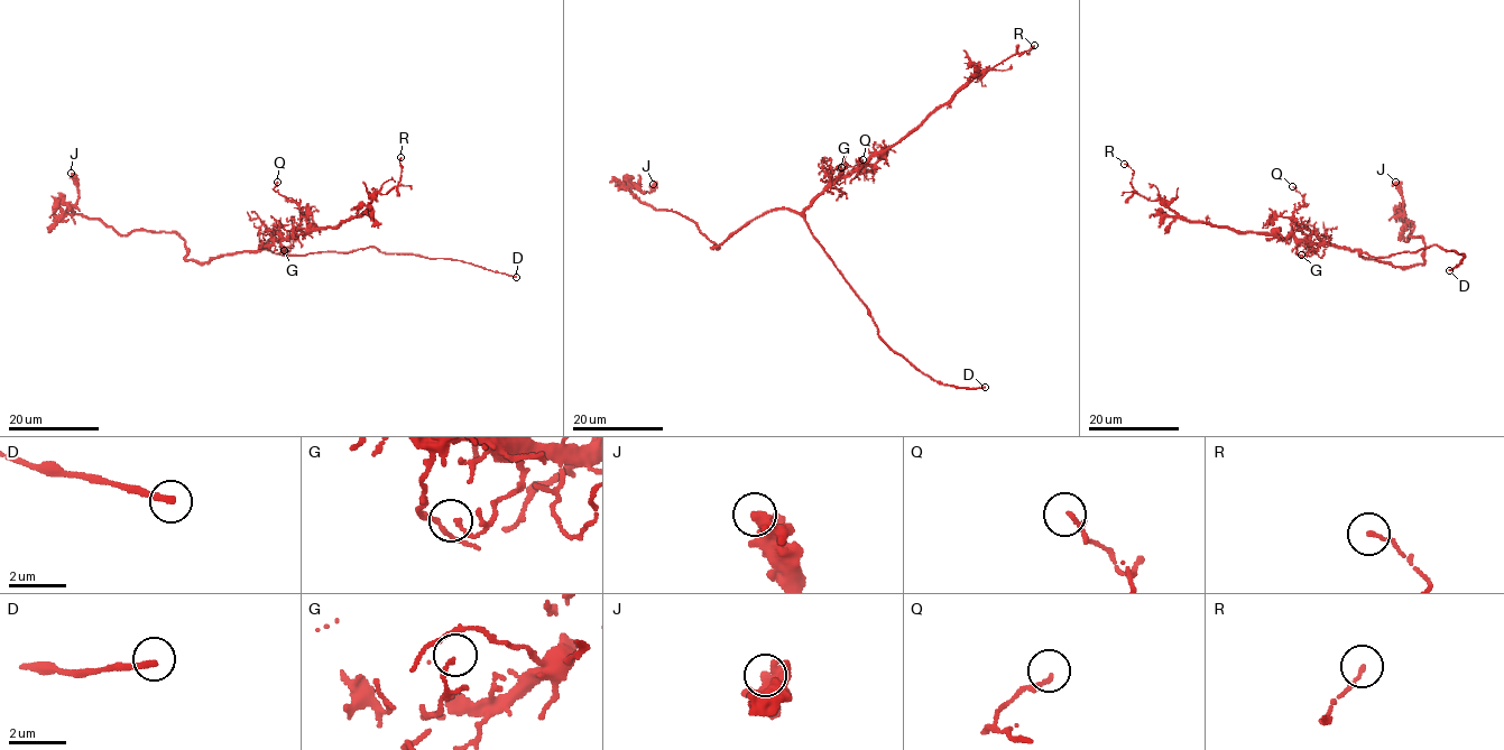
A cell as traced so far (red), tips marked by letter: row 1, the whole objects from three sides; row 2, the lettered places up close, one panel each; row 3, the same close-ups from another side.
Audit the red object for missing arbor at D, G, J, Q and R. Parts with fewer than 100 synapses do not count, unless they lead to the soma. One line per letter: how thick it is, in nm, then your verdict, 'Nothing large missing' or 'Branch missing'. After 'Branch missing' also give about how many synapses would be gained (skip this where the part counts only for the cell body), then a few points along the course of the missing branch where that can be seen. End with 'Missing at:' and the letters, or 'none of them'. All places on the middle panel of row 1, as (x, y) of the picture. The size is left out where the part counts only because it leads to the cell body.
D: Thickness 240 nm. Branch missing. Course of what is missing: (985, 387), (998, 383), (1013, 374), (1039, 374)
G: Thickness 70 nm. Nothing large missing
J: Thickness 400 nm. Nothing large missing
Q: Thickness 150 nm. Nothing large missing
R: Thickness 110 nm. Nothing large missing
Missing at: D

